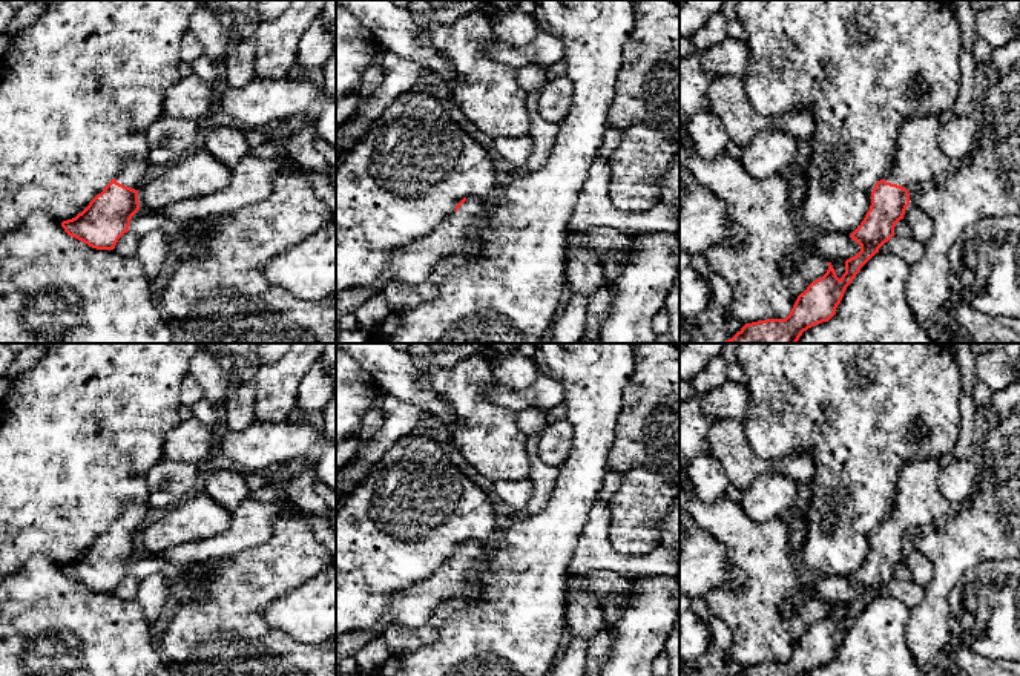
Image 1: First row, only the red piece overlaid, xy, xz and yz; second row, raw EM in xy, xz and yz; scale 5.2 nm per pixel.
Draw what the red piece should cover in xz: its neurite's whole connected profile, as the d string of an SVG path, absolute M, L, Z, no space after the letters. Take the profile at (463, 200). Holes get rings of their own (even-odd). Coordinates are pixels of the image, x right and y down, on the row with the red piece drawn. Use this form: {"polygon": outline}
{"polygon": "M479 196L463 198L451 216L428 236L396 250L377 282L368 288L336 293L336 314L354 313L371 296L382 293L390 282L417 285L426 282L446 258L474 256L477 236L489 204Z"}

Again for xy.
{"polygon": "M129 161L123 170L75 218L63 221L64 231L97 250L114 250L118 239L129 231L132 216L140 210L138 189L152 172L149 161Z"}

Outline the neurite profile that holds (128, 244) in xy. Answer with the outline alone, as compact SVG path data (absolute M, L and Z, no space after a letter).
M127 231L118 239L114 251L123 256L135 256L138 245L140 245L140 238L132 231Z

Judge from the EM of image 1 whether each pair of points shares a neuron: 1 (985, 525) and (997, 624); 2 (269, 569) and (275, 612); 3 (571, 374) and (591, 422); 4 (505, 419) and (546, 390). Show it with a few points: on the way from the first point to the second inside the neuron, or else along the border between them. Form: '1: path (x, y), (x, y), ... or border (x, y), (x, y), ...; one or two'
1: border (1003, 558), (980, 561), (960, 578); two
2: border (302, 580), (264, 609), (264, 620), (286, 635); two
3: path (580, 387), (591, 399), (591, 410); one
4: border (485, 391), (493, 402), (510, 406), (517, 413); two

